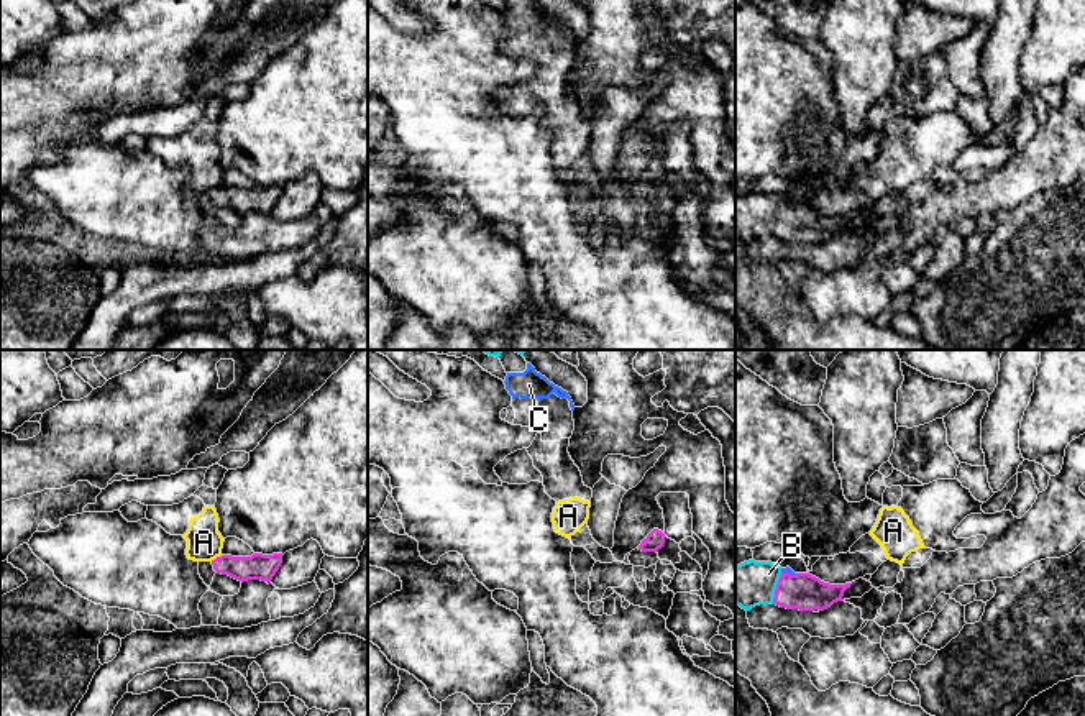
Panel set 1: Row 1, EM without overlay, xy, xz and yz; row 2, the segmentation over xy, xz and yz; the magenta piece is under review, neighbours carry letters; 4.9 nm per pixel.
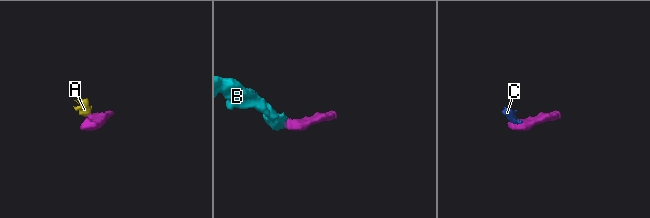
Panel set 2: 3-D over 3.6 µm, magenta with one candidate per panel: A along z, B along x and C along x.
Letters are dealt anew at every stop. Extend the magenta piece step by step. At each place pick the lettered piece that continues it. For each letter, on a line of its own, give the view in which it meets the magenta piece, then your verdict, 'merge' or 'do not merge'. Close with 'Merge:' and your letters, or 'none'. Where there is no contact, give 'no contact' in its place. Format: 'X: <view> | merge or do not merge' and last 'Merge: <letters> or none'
A: xy | do not merge
B: yz | merge
C: yz | do not merge
Merge: B

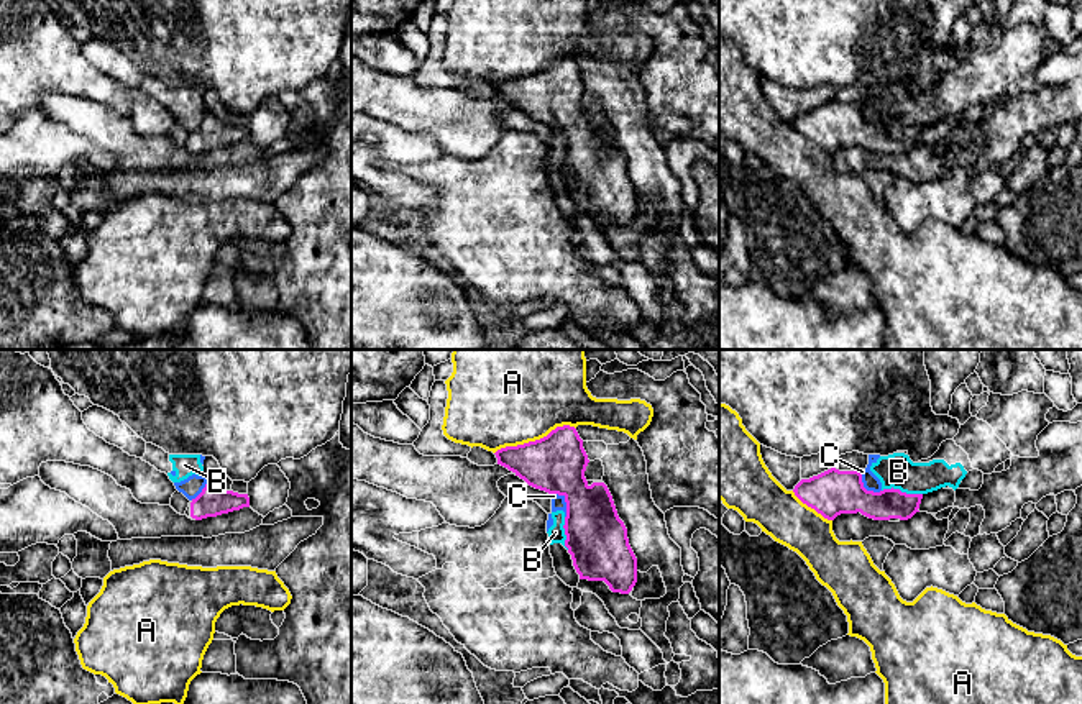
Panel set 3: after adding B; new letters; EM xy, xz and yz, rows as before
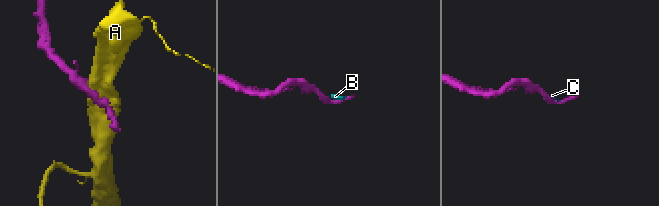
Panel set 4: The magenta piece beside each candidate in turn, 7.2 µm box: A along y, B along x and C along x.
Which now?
A: xz | do not merge
B: yz | do not merge
C: xz | do not merge
Merge: none

